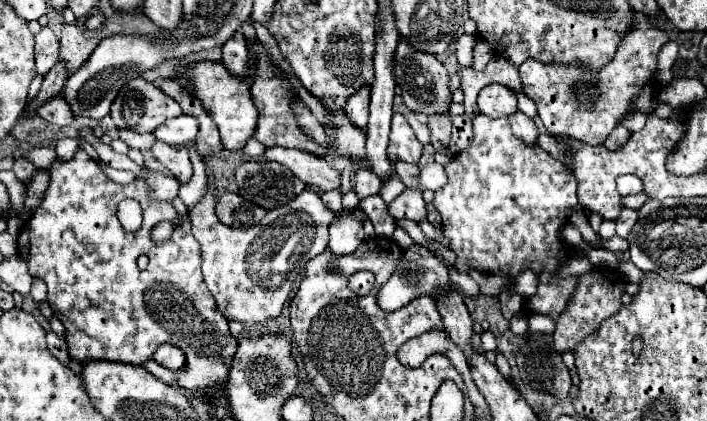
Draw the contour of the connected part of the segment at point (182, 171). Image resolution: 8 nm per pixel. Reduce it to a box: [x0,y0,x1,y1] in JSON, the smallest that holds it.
[151,142,193,184]

